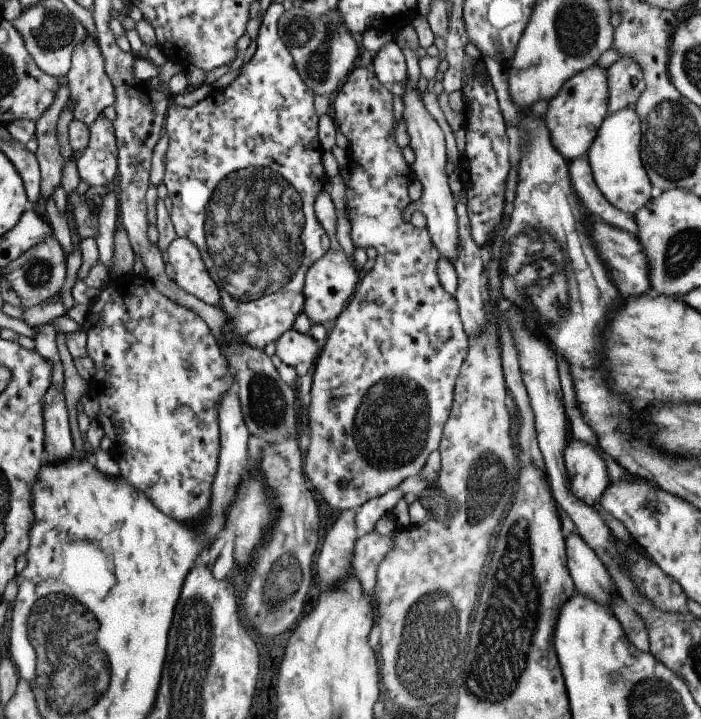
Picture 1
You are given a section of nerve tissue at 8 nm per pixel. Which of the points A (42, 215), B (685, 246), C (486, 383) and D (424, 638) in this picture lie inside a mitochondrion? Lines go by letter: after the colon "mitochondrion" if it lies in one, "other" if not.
A: other
B: mitochondrion
C: other
D: mitochondrion

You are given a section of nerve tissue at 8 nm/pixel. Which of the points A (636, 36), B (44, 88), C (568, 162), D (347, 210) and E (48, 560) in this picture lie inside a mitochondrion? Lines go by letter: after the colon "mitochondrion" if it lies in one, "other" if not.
A: other
B: other
C: other
D: other
E: other

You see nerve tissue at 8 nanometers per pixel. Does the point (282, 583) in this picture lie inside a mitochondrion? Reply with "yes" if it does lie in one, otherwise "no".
yes

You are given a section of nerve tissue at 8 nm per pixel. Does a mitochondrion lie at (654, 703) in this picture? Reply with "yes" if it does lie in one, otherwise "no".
yes

